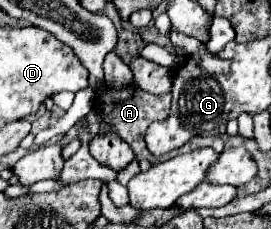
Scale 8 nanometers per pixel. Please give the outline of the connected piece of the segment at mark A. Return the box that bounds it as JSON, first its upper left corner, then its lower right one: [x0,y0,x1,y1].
[94,84,224,164]

